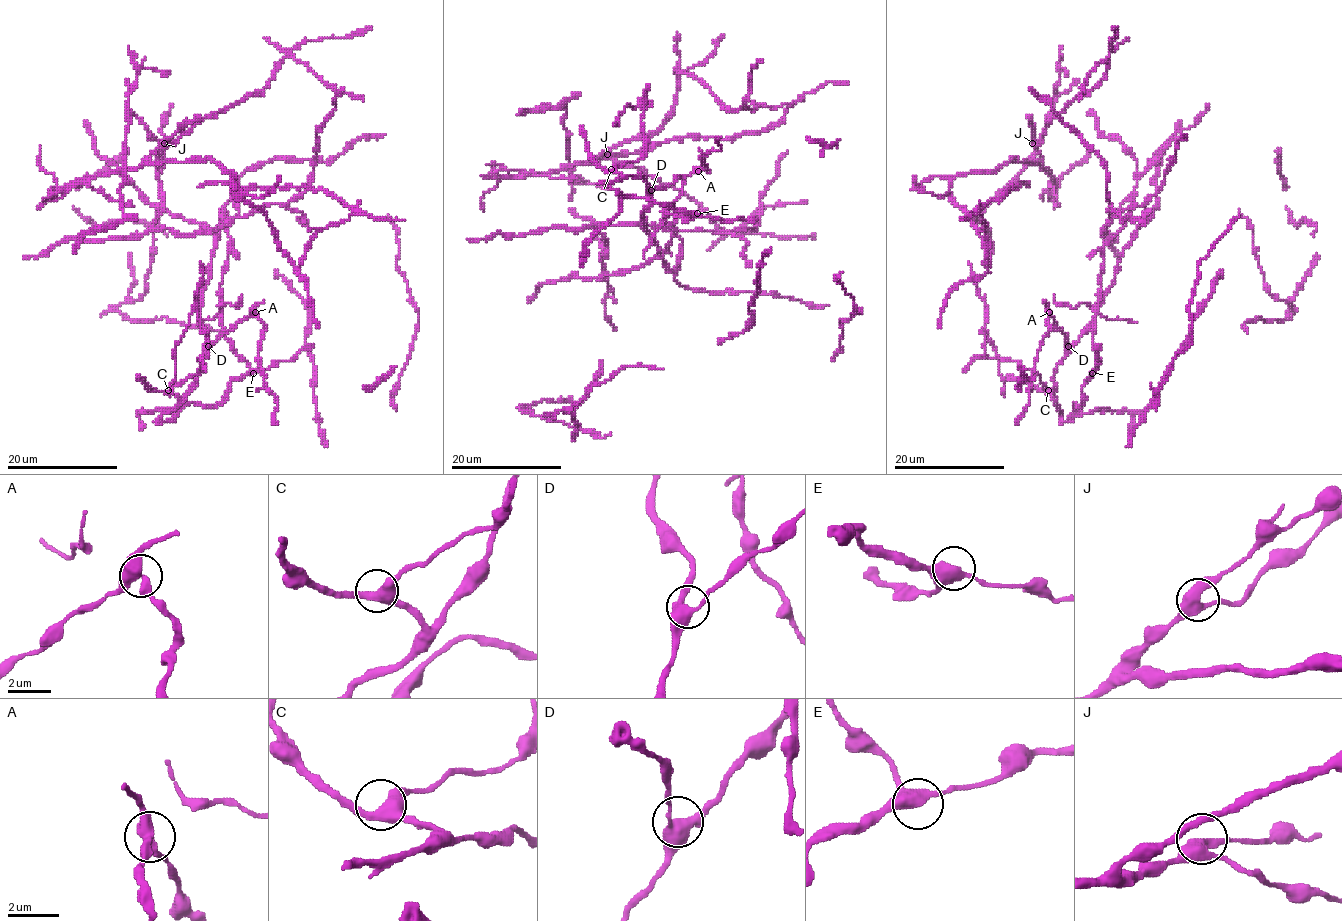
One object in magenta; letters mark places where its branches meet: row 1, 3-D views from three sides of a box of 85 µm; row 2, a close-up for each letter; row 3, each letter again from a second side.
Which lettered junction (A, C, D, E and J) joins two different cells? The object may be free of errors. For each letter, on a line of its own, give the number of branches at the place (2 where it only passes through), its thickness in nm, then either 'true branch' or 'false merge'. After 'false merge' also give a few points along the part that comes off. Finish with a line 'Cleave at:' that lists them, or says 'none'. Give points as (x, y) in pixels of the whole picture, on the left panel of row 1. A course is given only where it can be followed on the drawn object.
A: 3 | 440 nm | false merge | (255, 312), (264, 331), (259, 363), (264, 375), (264, 386), (275, 396), (277, 424)
C: 3 | 440 nm | true branch
D: 3 | 400 nm | true branch
E: 3 | 400 nm | true branch
J: 3 | 440 nm | true branch
Cleave at: A

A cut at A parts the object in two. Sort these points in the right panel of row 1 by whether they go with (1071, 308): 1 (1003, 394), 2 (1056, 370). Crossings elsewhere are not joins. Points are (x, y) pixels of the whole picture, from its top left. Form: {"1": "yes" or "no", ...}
{"1": "yes", "2": "yes"}

